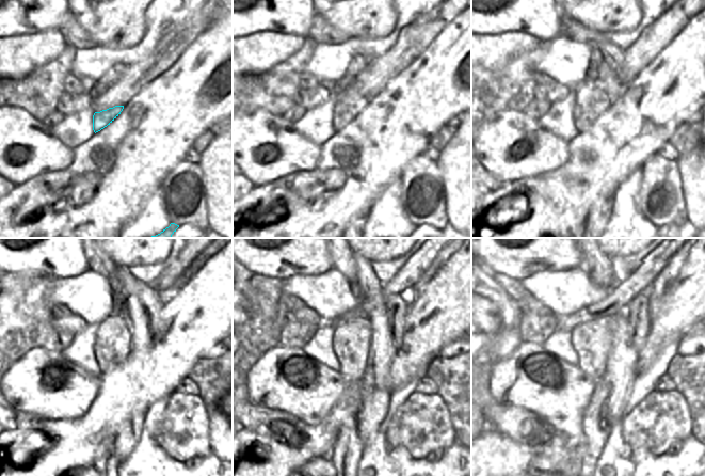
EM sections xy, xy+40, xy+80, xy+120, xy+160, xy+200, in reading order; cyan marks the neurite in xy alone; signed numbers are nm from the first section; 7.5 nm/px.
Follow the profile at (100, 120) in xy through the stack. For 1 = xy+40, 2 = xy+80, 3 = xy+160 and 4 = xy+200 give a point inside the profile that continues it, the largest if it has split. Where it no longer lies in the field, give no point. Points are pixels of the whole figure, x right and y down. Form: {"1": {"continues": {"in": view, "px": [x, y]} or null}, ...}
{"1": {"continues": {"in": "xy+40", "px": [349, 102]}}, "2": {"continues": {"in": "xy+80", "px": [590, 100]}}, "3": {"continues": {"in": "xy+160", "px": [352, 338]}}, "4": {"continues": {"in": "xy+200", "px": [592, 340]}}}

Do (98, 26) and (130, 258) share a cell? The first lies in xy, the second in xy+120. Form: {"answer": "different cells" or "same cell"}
{"answer": "same cell"}

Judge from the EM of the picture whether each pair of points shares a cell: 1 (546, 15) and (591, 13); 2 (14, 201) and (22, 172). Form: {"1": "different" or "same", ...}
{"1": "different", "2": "different"}

